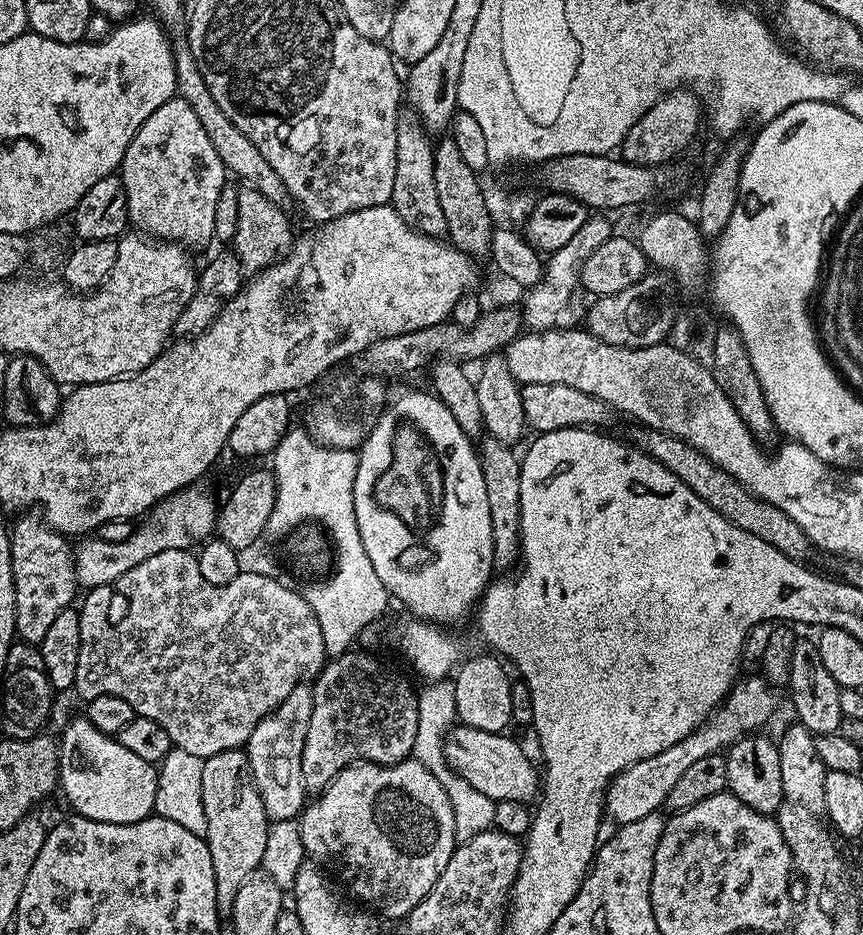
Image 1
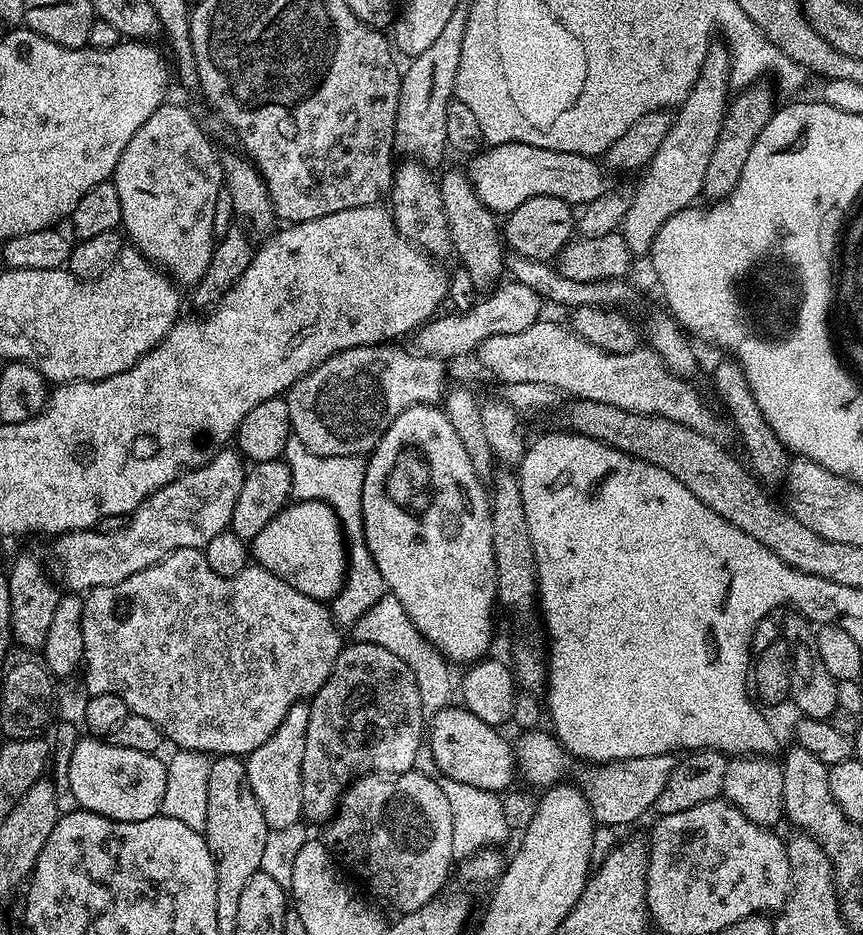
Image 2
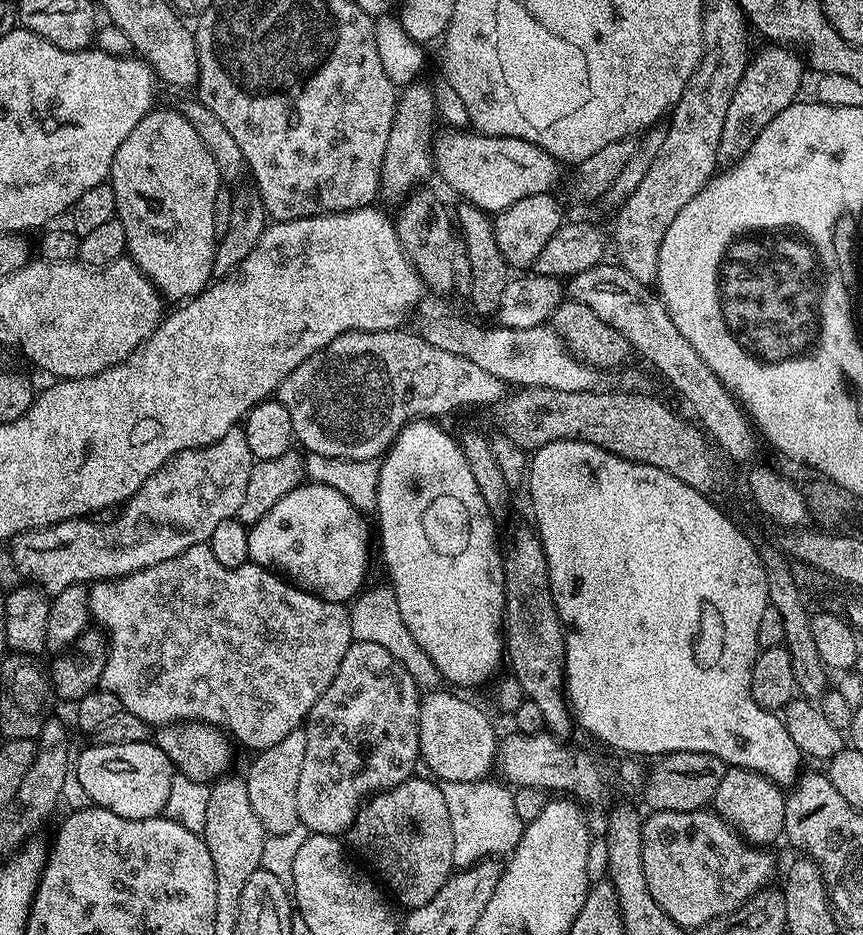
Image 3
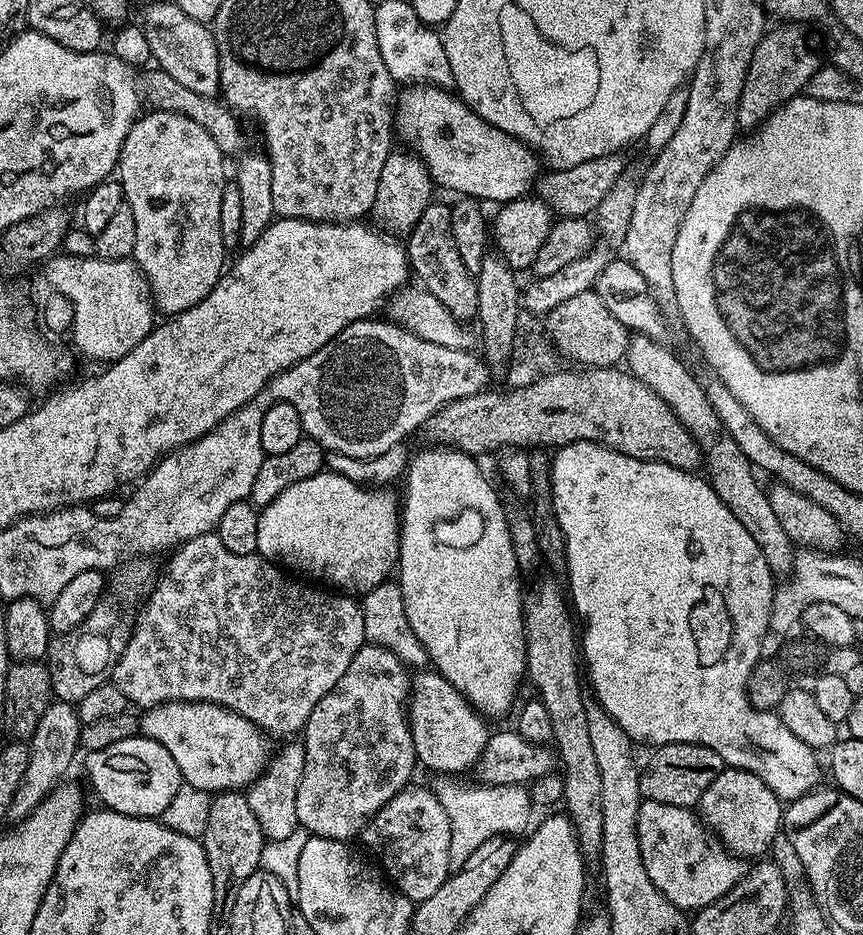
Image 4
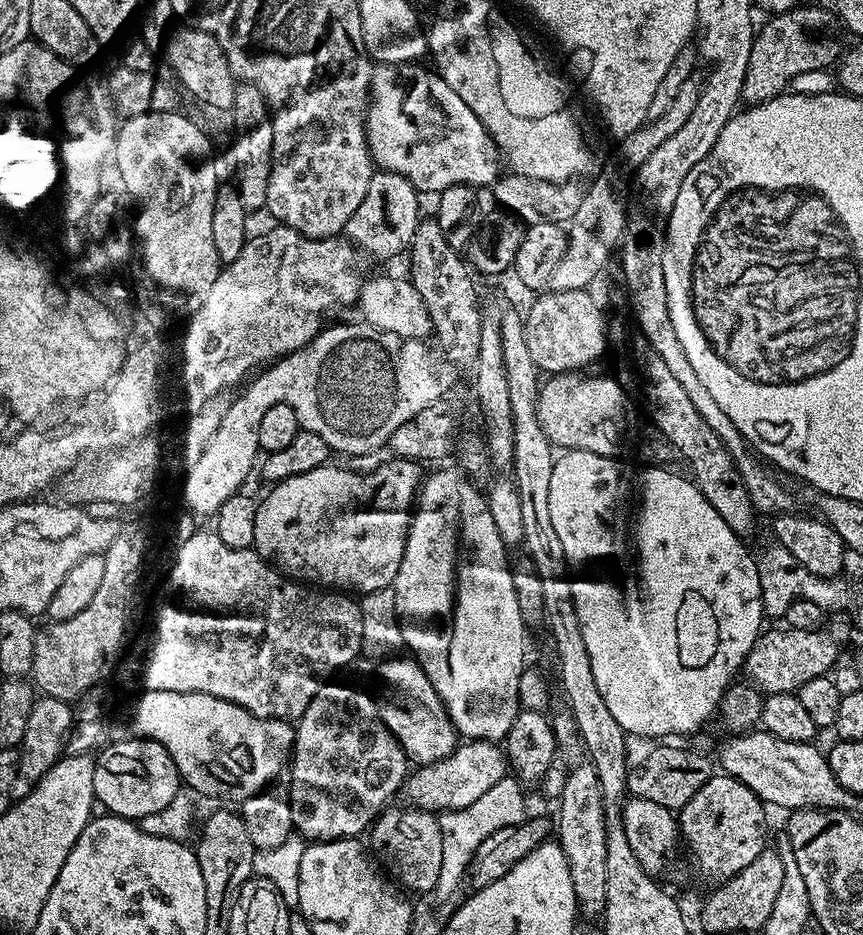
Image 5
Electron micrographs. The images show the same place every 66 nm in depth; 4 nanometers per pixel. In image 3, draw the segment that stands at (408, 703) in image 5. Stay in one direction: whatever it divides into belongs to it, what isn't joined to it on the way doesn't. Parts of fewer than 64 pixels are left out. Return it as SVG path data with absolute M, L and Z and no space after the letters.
M425 691L420 701L418 738L423 767L425 764L437 781L474 782L485 779L493 771L498 747L498 735L487 714L478 705L452 692L438 691Z

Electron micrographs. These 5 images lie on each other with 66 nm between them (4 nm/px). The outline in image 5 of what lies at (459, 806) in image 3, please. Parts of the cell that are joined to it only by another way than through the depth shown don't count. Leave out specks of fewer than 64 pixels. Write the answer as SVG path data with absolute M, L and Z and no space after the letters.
M506 778L490 786L490 790L486 790L486 794L478 798L478 802L470 802L470 806L462 810L439 813L438 819L442 830L442 871L438 874L438 882L430 893L430 899L434 903L446 903L463 884L466 884L466 877L469 875L478 846L482 846L482 842L490 838L490 834L524 823L526 813L524 813L523 790L525 791L521 781Z

